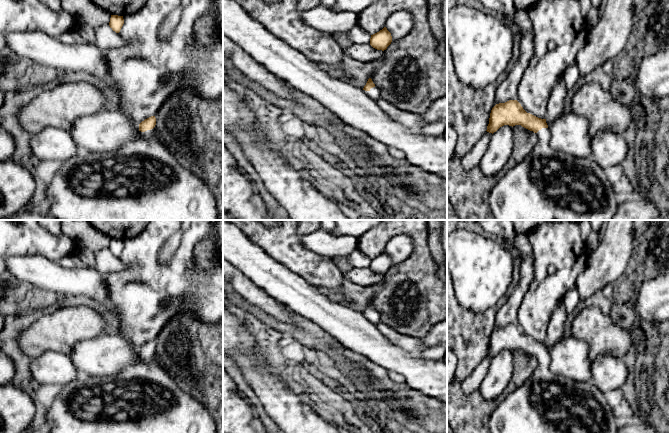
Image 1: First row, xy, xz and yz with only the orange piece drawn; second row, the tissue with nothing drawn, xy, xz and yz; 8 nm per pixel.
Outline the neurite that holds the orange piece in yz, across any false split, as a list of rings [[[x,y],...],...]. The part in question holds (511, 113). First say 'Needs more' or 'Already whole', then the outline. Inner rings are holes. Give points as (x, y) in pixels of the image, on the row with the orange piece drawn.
Needs more. [[[517,100],[496,104],[486,131],[493,134],[504,125],[521,125],[533,131],[537,142],[532,152],[491,190],[489,203],[495,220],[612,220],[616,192],[604,169],[591,157],[578,158],[552,149],[546,119],[527,113]]]

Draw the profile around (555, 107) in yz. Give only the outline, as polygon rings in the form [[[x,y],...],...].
[[[561,76],[554,85],[547,103],[547,121],[554,122],[565,111],[564,103],[567,98],[567,89],[564,83],[563,76]]]

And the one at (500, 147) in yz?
[[[504,125],[493,133],[479,167],[485,176],[493,176],[504,167],[514,145],[513,127]]]

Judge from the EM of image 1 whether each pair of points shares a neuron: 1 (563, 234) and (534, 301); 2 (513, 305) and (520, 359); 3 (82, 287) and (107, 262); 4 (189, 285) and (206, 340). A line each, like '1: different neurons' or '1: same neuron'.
1: same neuron
2: different neurons
3: different neurons
4: different neurons

